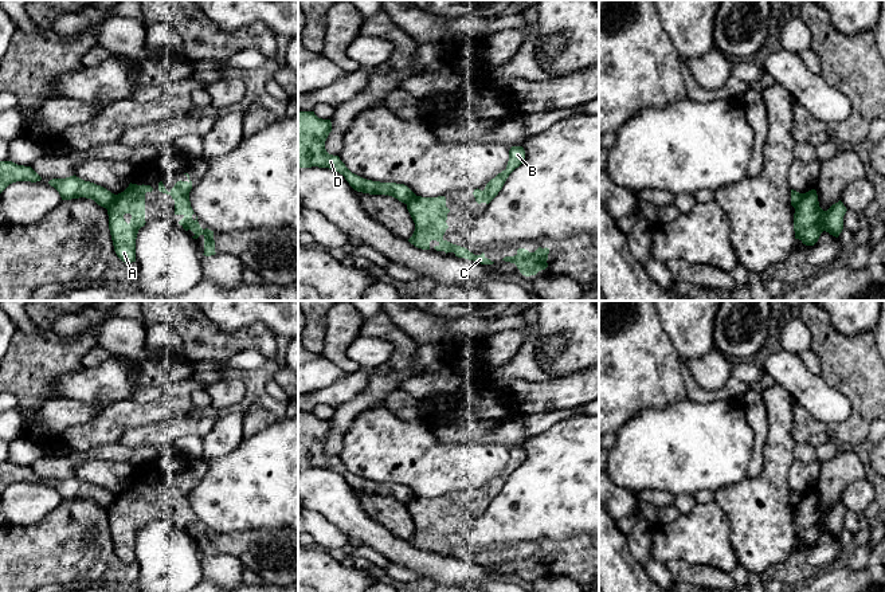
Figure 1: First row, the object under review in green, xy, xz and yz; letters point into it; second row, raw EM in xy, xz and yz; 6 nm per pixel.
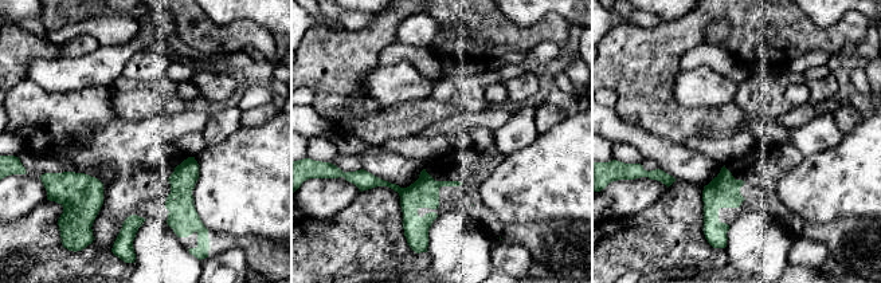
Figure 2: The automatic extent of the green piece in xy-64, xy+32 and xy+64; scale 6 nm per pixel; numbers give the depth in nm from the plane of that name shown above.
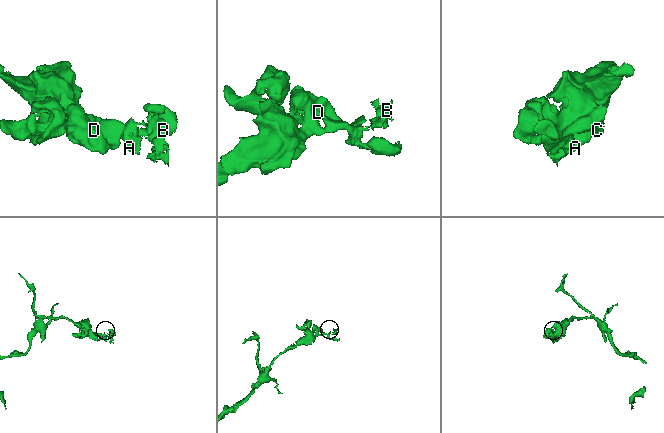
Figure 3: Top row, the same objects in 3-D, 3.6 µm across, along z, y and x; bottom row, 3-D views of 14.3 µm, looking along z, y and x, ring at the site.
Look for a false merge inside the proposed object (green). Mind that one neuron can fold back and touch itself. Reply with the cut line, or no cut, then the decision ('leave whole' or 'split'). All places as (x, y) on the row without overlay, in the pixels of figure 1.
cut yz (802, 494), (802, 500), (794, 508); split

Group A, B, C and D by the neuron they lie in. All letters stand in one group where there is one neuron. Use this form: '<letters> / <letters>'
A B C / D

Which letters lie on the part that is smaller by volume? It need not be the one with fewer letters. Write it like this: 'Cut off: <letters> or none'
Cut off: A, B, C

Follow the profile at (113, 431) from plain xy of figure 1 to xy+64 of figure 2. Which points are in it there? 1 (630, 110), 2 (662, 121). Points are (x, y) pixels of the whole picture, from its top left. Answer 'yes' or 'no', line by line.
1: yes
2: yes

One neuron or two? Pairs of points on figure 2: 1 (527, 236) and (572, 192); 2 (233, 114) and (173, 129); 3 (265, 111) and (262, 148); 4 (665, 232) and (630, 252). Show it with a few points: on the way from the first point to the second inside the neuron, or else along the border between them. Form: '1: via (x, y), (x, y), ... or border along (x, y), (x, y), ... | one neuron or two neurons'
1: border along (576, 220), (544, 219), (516, 223), (513, 225) | two neurons
2: border along (210, 116), (200, 132) | two neurons
3: border along (277, 111), (265, 122), (241, 126) | two neurons
4: via (657, 239), (638, 244) | one neuron

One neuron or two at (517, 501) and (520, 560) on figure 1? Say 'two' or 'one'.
two

